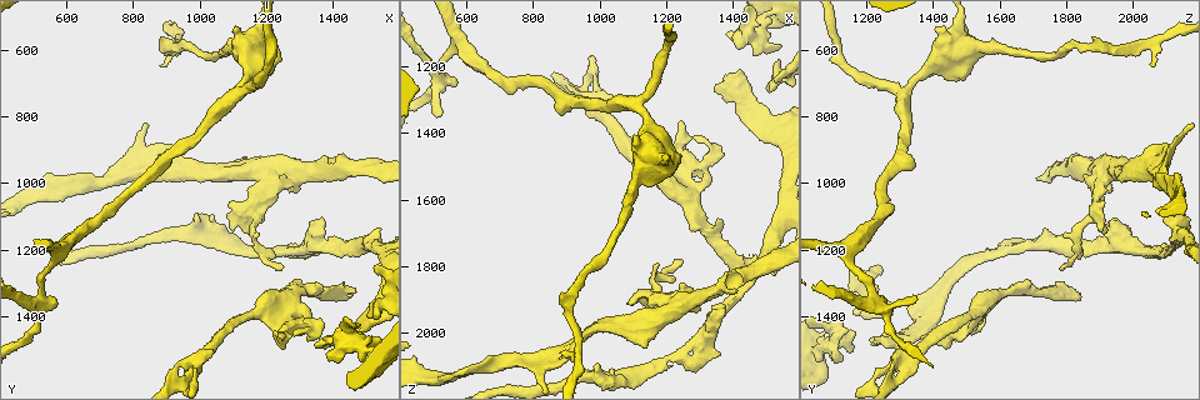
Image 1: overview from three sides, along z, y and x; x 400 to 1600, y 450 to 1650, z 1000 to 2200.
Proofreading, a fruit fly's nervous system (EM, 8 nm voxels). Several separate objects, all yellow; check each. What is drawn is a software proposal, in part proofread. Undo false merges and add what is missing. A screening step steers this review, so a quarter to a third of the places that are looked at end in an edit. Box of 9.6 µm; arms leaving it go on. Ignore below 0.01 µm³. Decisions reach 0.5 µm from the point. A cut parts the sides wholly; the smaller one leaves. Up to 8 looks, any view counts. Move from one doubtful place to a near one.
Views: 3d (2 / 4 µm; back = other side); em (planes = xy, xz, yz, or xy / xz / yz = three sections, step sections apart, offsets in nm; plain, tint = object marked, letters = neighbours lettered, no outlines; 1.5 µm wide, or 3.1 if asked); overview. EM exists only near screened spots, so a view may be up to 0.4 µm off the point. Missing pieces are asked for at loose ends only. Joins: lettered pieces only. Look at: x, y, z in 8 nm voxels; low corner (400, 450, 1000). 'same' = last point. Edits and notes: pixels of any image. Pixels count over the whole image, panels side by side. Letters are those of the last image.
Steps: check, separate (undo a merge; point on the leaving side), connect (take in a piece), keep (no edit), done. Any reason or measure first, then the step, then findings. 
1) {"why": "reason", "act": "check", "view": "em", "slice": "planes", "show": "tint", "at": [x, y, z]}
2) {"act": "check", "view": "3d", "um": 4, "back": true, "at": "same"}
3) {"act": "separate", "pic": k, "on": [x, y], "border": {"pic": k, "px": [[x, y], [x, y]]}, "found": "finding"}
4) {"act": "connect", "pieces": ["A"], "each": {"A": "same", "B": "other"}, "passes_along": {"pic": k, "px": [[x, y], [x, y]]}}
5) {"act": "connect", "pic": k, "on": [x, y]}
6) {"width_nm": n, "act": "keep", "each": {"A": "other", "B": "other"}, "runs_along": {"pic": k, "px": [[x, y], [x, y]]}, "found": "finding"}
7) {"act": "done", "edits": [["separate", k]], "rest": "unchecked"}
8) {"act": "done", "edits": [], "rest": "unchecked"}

{"why": "two arms in line, one across", "act": "check", "view": "em", "slice": "planes", "show": "plain", "at": [530, 1340, 1220]}

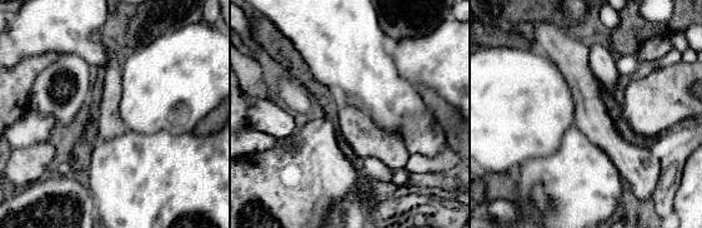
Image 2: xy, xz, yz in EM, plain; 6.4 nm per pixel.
{"why": "with the object marked", "act": "check", "view": "em", "slice": "planes", "show": "tint", "at": "same"}

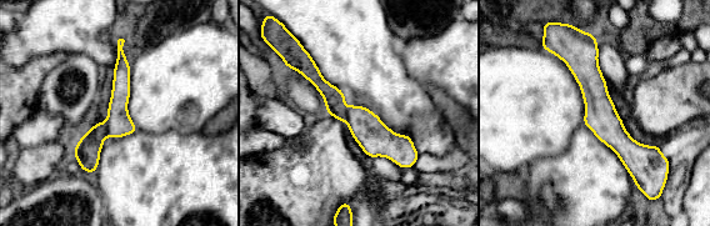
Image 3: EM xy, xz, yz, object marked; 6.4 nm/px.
{"act": "check", "view": "em", "slice": "planes", "show": "letters", "at": "same"}

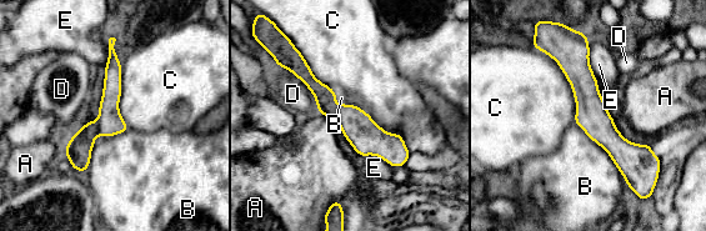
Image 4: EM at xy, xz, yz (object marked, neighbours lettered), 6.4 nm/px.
{"width_nm": 170, "act": "separate", "pic": 4, "on": [79, 149], "each": {"A": "other", "B": "other", "C": "other", "D": "other", "E": "other"}, "border": {"pic": 4, "px": [[95, 121], [98, 134]]}, "found": "two neurons meet here"}

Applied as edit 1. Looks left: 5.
{"act": "check", "view": "overview"}

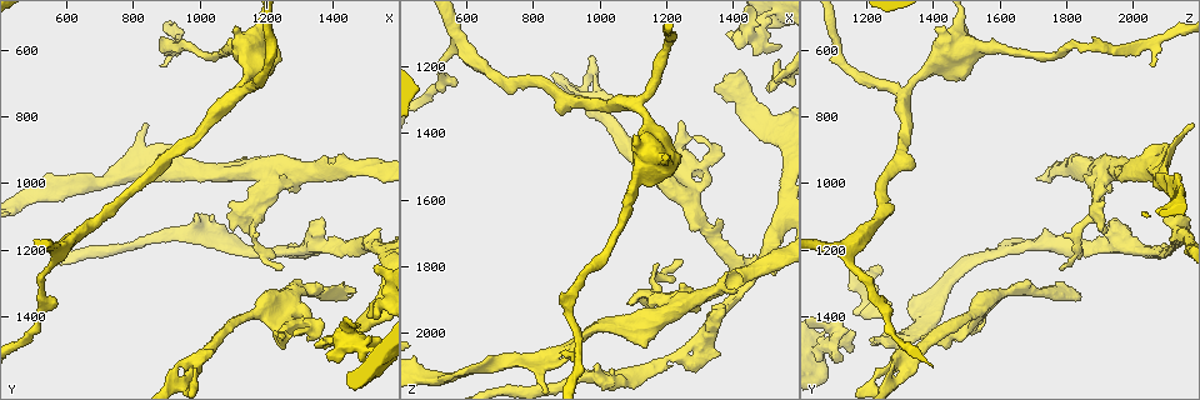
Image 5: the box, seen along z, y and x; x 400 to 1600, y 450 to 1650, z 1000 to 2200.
{"why": "a fork", "act": "check", "view": "em", "slice": "yz", "step": 4, "show": "tint", "at": [1540, 1190, 1670]}

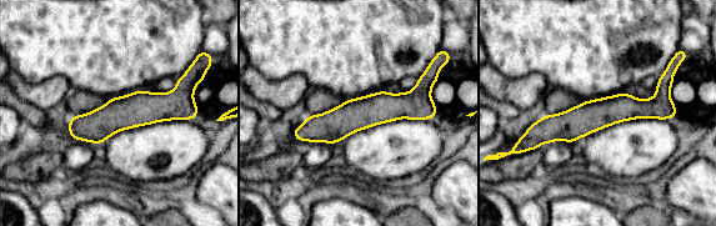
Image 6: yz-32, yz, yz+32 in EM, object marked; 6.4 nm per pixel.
{"why": "another direction", "act": "check", "view": "em", "slice": "planes", "show": "letters", "at": "same"}

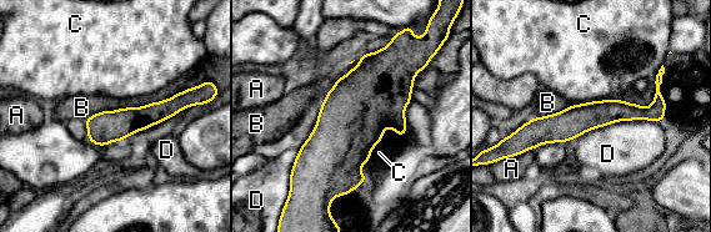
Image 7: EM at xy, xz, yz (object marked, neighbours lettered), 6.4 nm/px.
{"width_nm": 200, "act": "keep", "each": {"A": "other", "B": "other", "C": "other", "D": "other"}, "found": "all the same neuron"}

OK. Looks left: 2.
{"why": "sharp bend", "act": "check", "view": "em", "slice": "planes", "show": "letters", "at": [1340, 1180, 1980]}

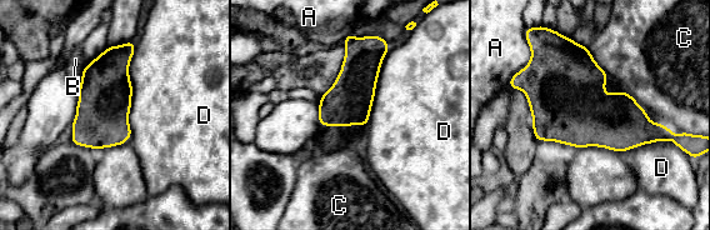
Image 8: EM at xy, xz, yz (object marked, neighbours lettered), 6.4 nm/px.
{"width_nm": 300, "act": "keep", "each": {"A": "other", "B": "other", "C": "other", "D": "other"}, "border": {"pic": 8, "px": [[135, 41], [129, 66], [130, 136]]}, "found": "all the same neuron"}

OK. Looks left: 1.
{"act": "done", "edits": [["separate", 4]], "rest": "unchecked"}

